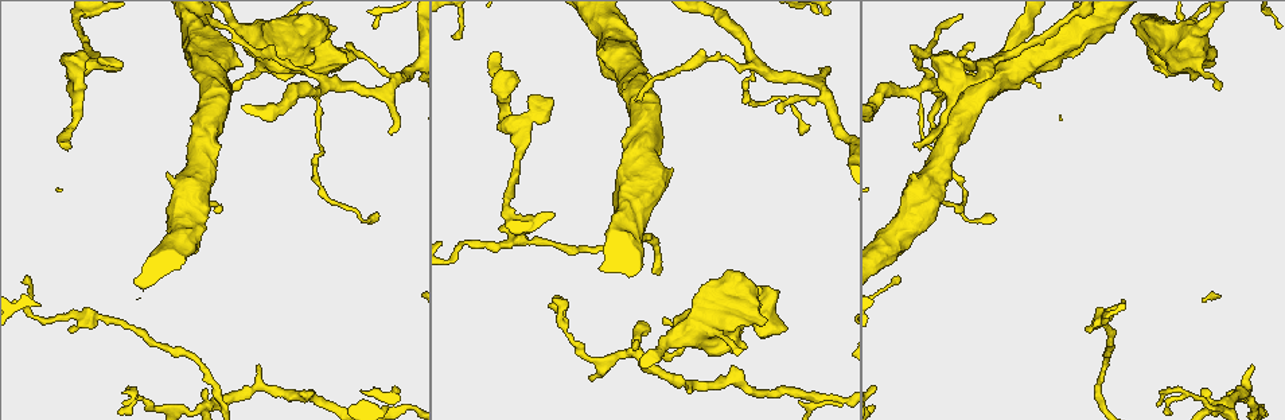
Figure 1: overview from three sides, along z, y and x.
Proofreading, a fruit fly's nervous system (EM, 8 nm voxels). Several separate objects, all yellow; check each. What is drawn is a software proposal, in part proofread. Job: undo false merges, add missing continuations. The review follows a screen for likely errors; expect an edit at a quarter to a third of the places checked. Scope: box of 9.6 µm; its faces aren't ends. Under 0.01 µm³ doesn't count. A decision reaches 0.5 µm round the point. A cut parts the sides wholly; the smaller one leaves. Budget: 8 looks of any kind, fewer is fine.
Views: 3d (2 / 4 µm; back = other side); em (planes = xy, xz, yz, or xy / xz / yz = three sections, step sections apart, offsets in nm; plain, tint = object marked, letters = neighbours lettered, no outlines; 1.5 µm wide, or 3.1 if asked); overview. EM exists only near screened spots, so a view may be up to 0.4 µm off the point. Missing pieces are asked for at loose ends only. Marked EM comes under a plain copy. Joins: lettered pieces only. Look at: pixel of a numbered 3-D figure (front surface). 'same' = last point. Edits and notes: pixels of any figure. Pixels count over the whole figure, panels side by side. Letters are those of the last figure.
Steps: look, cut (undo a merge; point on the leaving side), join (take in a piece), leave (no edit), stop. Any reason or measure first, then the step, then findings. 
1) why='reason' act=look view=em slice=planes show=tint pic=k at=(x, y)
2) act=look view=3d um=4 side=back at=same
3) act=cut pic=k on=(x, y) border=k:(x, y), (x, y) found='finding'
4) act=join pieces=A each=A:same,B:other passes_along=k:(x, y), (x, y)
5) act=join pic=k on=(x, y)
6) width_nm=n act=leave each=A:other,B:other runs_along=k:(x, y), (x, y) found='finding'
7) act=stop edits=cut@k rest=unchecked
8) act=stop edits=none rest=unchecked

why='three-way junction' act=look view=em slice=xy step=8 show=letters pic=1 at=(1201, 391)

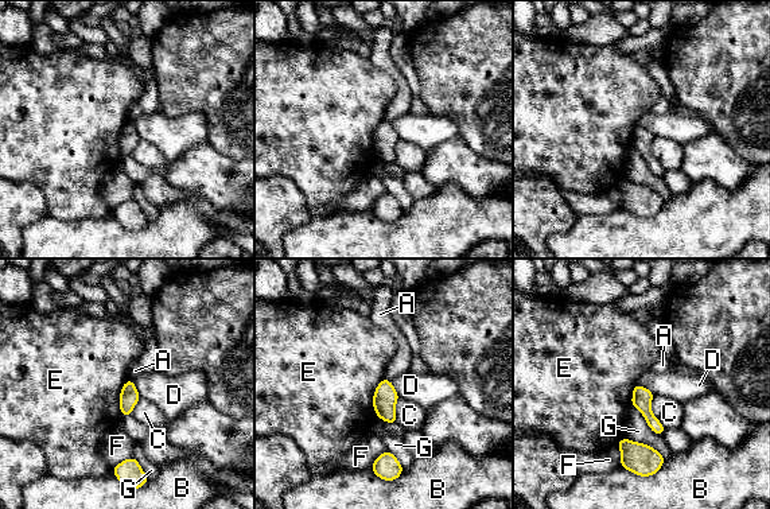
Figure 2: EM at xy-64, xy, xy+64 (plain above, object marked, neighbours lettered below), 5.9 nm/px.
why='another direction' act=look view=em slice=planes show=letters at=same

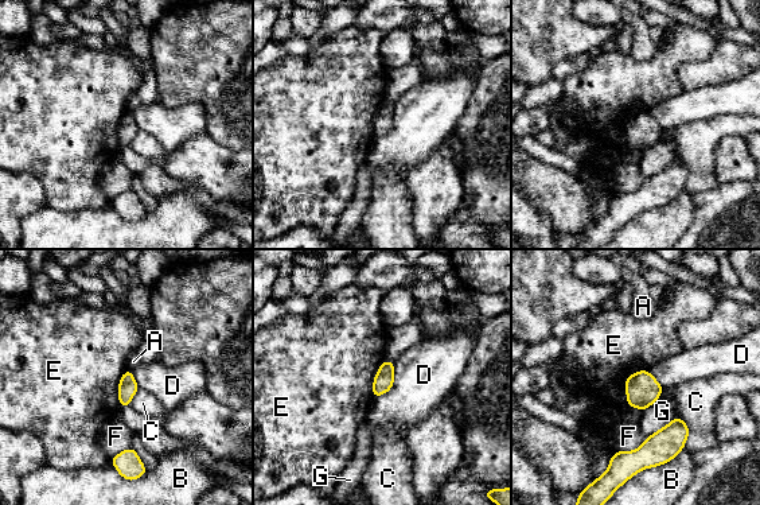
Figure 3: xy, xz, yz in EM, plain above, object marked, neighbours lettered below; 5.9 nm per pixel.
act=leave each=A:other,B:other,C:other,D:other,E:other,F:other,G:other border=3:(647, 369), (627, 377), (628, 406) found='no lettered piece goes on from it'

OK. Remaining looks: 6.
why='branch stops here' act=look view=em slice=xz step=8 show=tint pic=1 at=(915, 143)

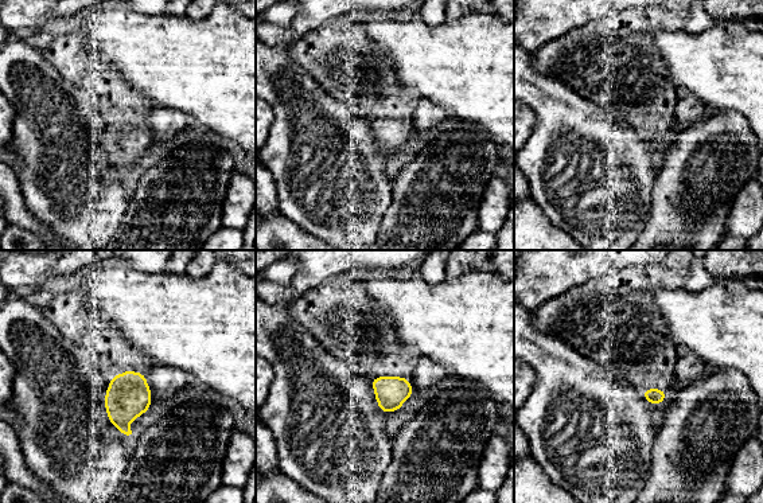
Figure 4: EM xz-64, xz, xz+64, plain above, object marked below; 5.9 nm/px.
act=look view=em slice=planes show=tint at=same

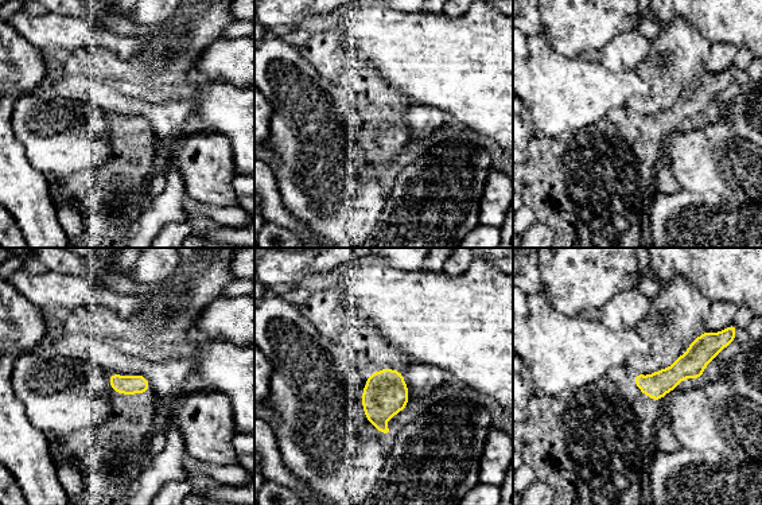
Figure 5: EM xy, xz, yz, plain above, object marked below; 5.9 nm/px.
why='see the neighbours' act=look view=em slice=planes show=letters at=same

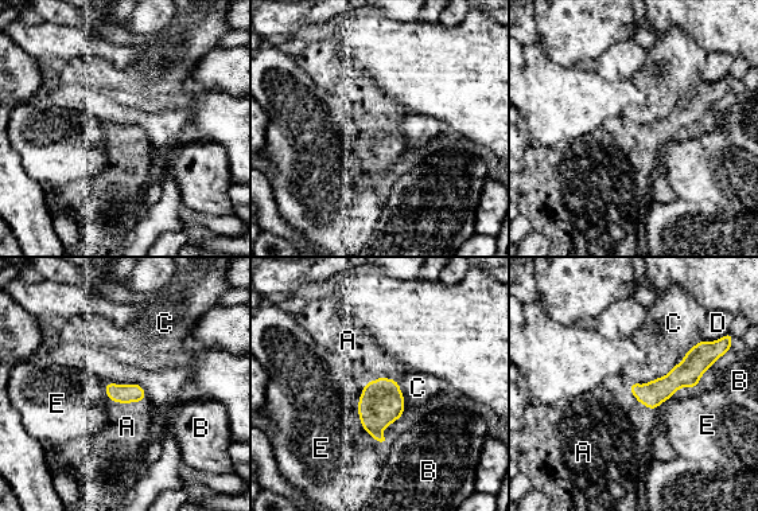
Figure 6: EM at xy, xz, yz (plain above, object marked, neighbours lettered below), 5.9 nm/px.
act=join pieces=A each=A:same,B:other,C:other,D:other,E:other passes_along=6:(116, 393), (128, 402), (127, 426) found='the neuron continues'

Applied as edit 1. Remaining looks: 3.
act=stop edits=join@6 rest=unchecked

